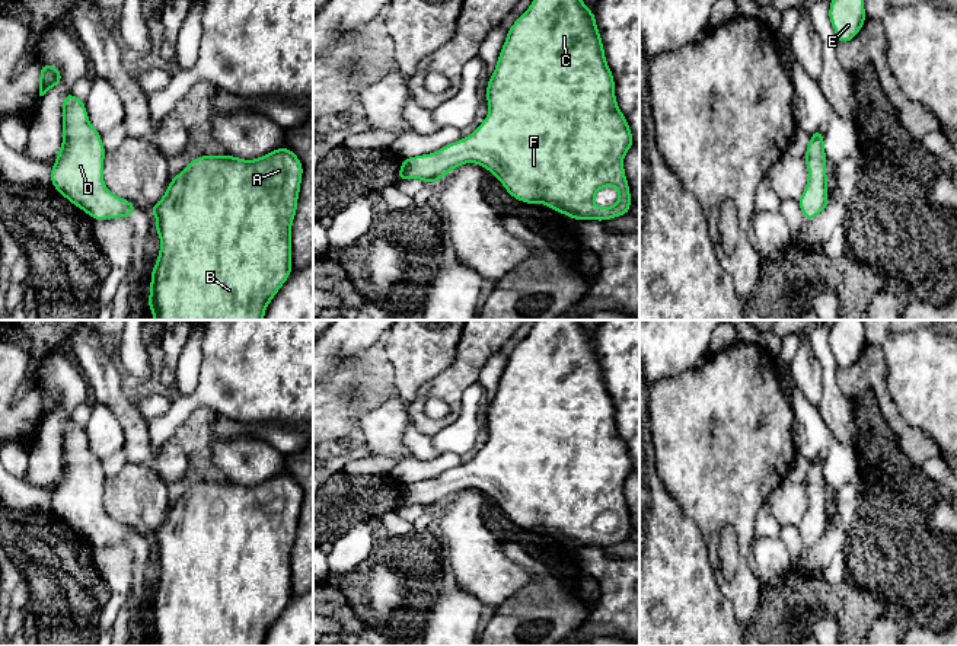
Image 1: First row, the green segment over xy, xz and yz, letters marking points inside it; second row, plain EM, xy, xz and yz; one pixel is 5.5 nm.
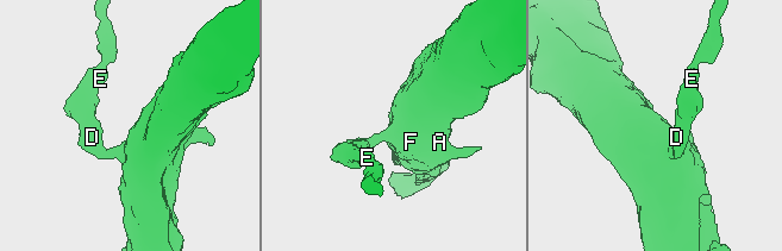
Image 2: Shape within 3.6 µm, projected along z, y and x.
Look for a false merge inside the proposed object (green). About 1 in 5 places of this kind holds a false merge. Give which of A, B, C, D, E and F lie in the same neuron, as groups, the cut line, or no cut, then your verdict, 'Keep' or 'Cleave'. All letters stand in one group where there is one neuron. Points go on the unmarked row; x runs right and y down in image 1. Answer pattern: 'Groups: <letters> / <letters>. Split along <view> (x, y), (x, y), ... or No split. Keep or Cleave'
Groups: A B C D E F. No split. Keep

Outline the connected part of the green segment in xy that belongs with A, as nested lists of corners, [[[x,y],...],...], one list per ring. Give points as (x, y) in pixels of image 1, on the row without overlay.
[[[281,473],[255,486],[243,486],[230,480],[200,482],[191,486],[178,502],[173,502],[162,525],[149,535],[157,546],[154,556],[160,563],[160,578],[151,595],[150,624],[146,629],[151,634],[153,646],[264,646],[268,630],[293,597],[291,550],[297,538],[302,501],[300,484],[290,474]]]

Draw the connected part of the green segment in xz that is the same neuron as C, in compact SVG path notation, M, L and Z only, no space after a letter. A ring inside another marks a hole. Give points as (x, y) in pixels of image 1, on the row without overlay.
M536 320L535 322L529 335L507 356L507 364L498 381L497 393L487 410L487 428L489 432L489 439L469 463L463 463L456 468L450 468L436 479L403 484L402 492L398 498L398 506L421 505L431 511L440 506L453 495L465 489L476 489L488 495L503 509L505 517L514 525L519 525L530 531L537 531L539 528L543 528L548 534L552 534L564 541L572 543L575 547L597 546L602 549L604 546L616 544L629 538L631 517L623 496L623 483L628 479L628 476L634 471L634 464L625 441L618 434L618 428L615 422L615 406L604 383L603 368L596 351L594 338L591 338L584 330L584 327L578 320ZM603 512L616 514L619 519L619 525L615 531L597 533L594 530L593 524Z

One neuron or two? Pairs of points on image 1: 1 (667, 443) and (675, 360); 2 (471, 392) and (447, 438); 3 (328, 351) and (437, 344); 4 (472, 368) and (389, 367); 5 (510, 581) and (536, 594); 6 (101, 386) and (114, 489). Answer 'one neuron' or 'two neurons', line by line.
1: two neurons
2: one neuron
3: two neurons
4: two neurons
5: two neurons
6: two neurons

